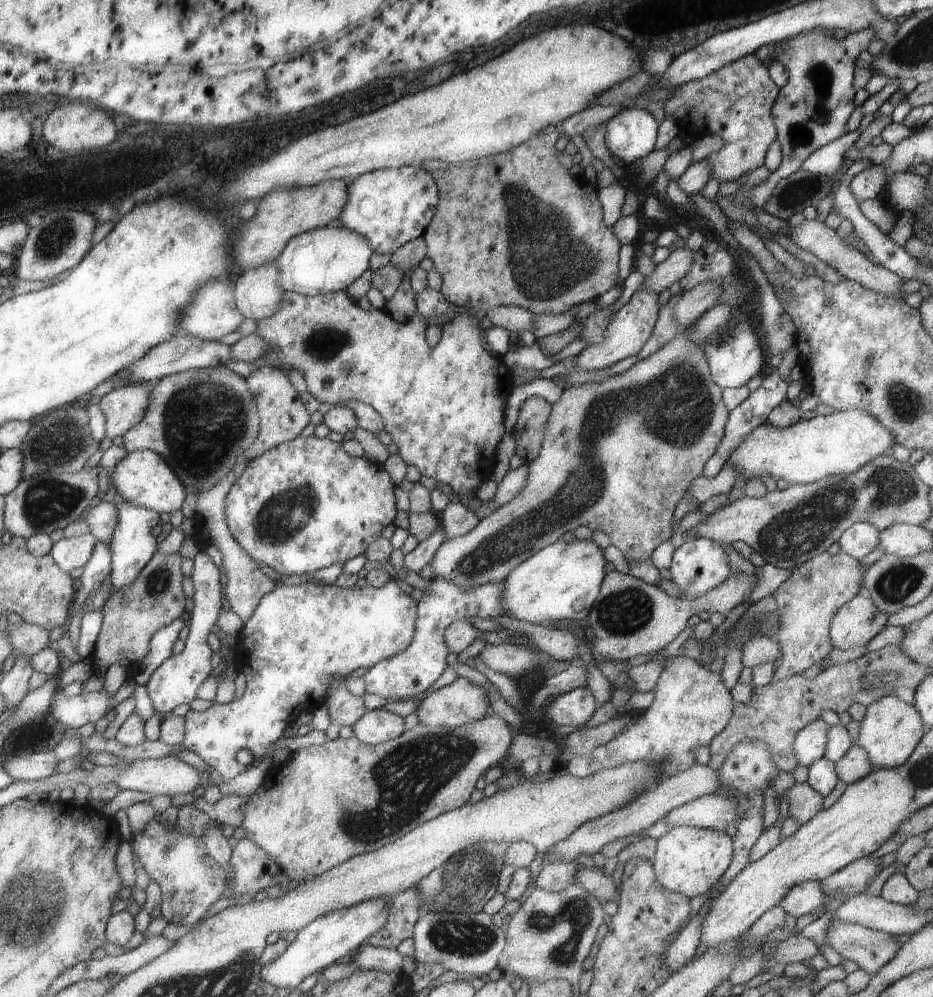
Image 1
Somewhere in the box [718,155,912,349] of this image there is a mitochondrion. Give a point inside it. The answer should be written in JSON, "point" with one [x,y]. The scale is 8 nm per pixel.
{"point":[796,192]}

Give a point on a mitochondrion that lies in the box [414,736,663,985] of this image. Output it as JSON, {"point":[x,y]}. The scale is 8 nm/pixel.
{"point":[468,878]}

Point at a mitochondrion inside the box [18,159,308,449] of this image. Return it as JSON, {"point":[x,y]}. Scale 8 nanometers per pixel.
{"point":[52,242]}

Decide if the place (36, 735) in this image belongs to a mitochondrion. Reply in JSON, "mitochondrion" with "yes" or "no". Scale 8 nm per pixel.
{"mitochondrion":"no"}

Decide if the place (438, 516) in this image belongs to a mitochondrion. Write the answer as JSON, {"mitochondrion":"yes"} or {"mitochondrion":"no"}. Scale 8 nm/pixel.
{"mitochondrion":"no"}

